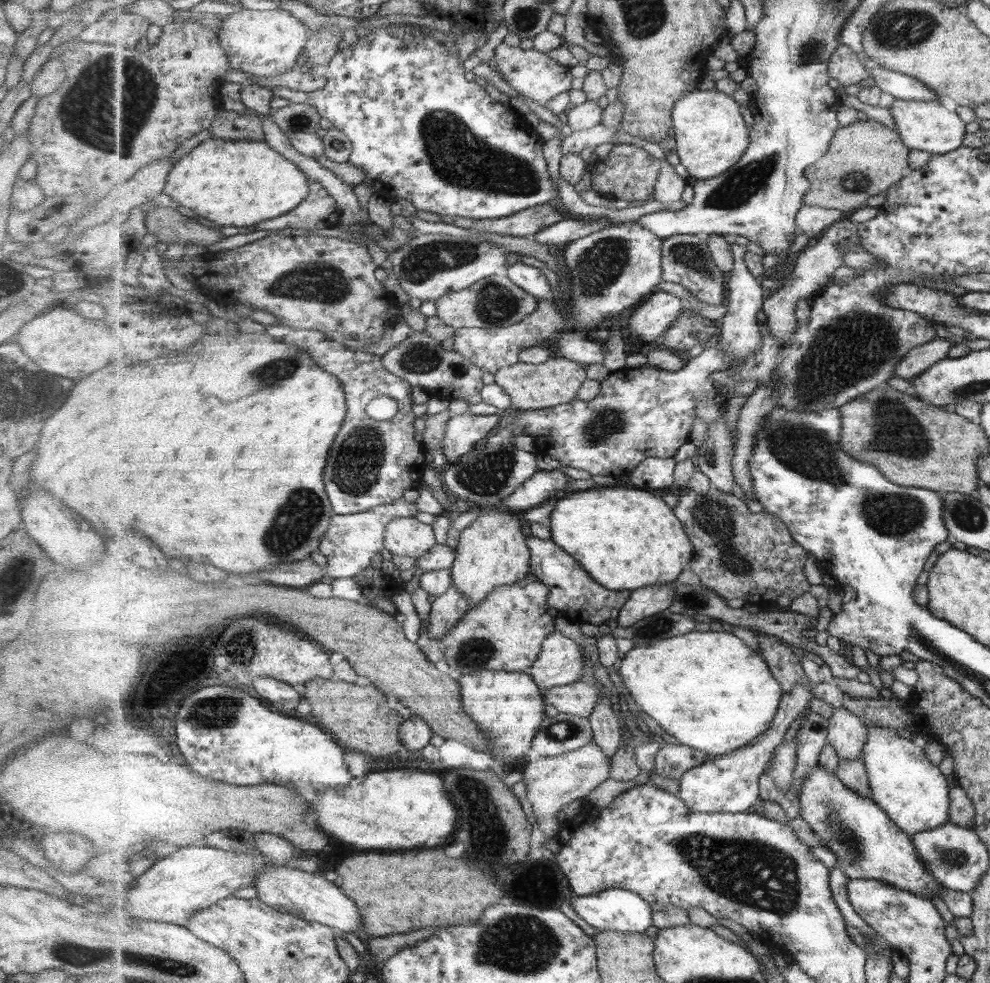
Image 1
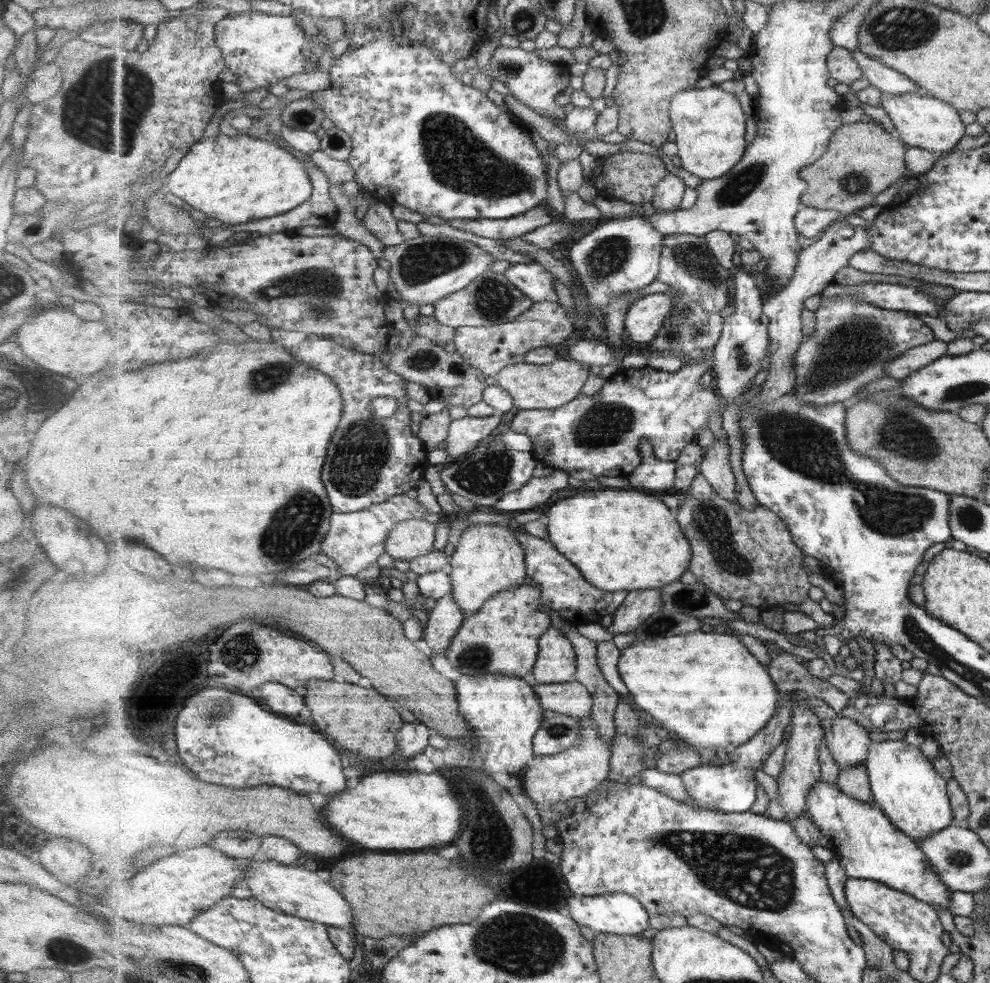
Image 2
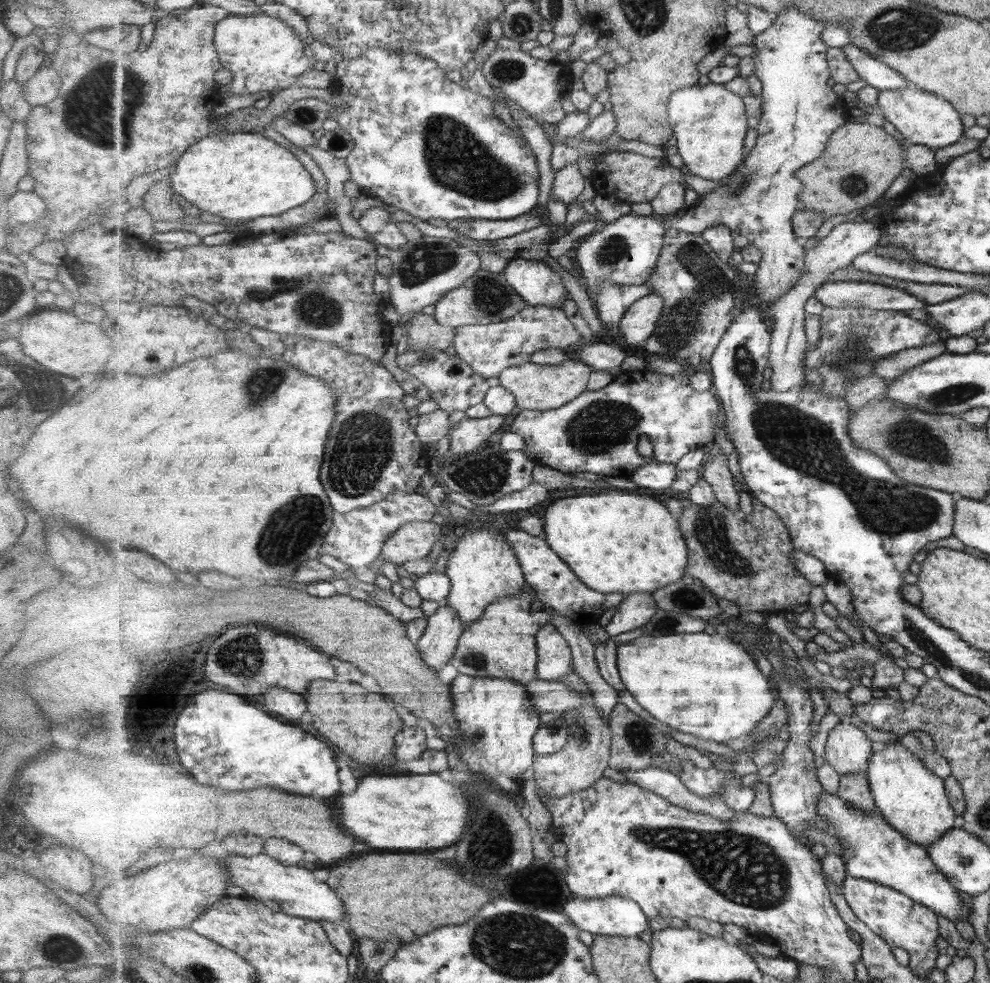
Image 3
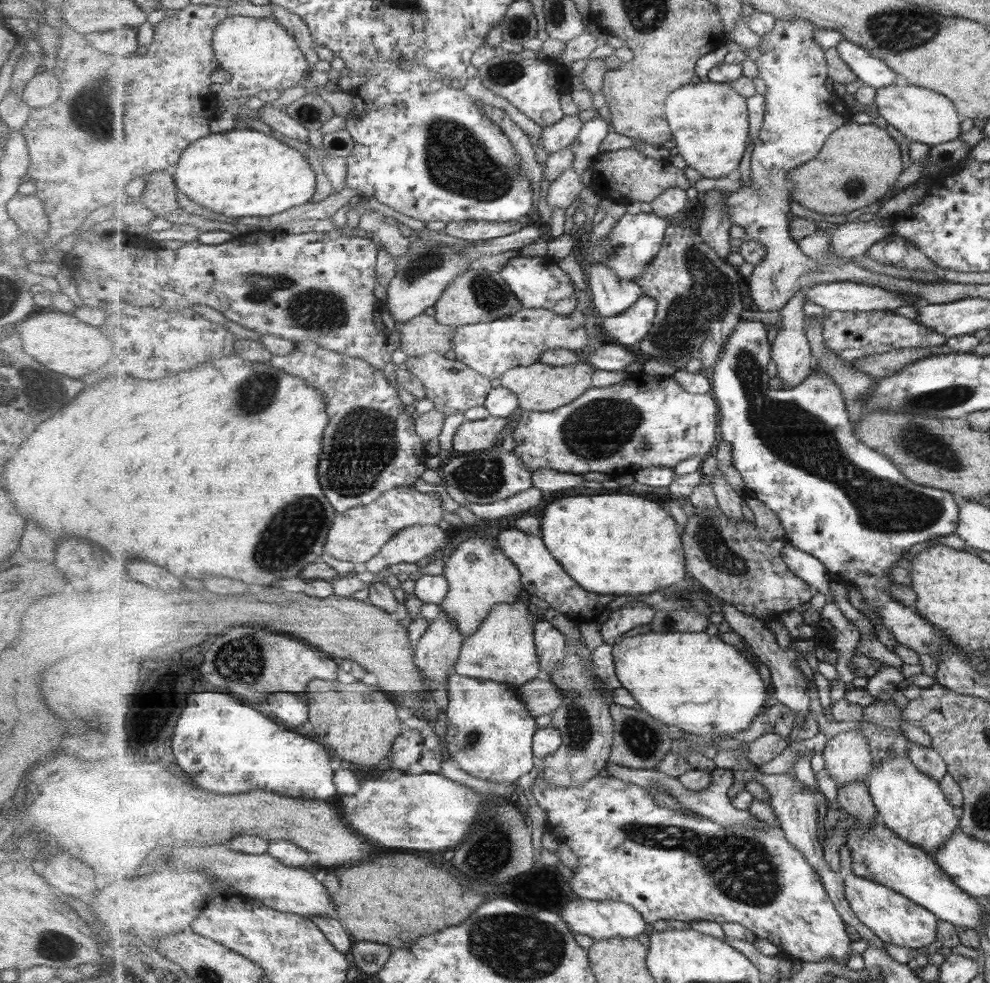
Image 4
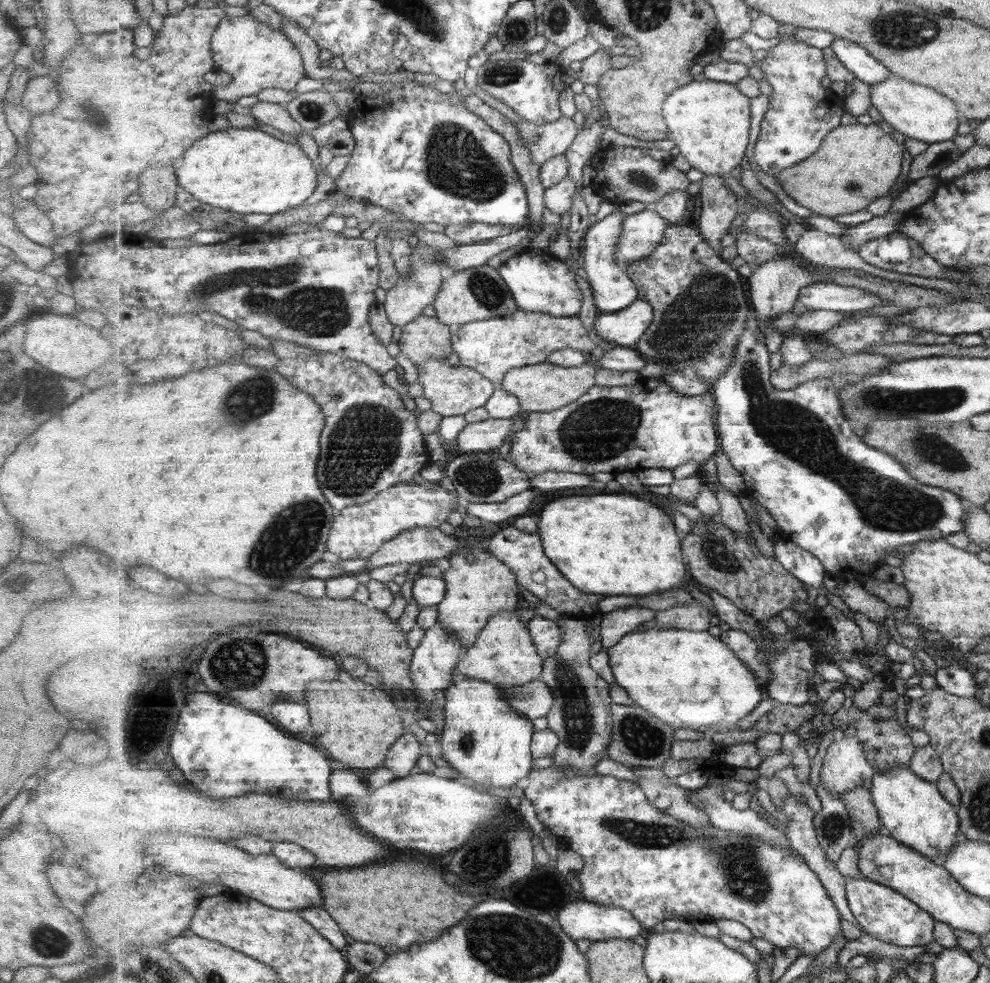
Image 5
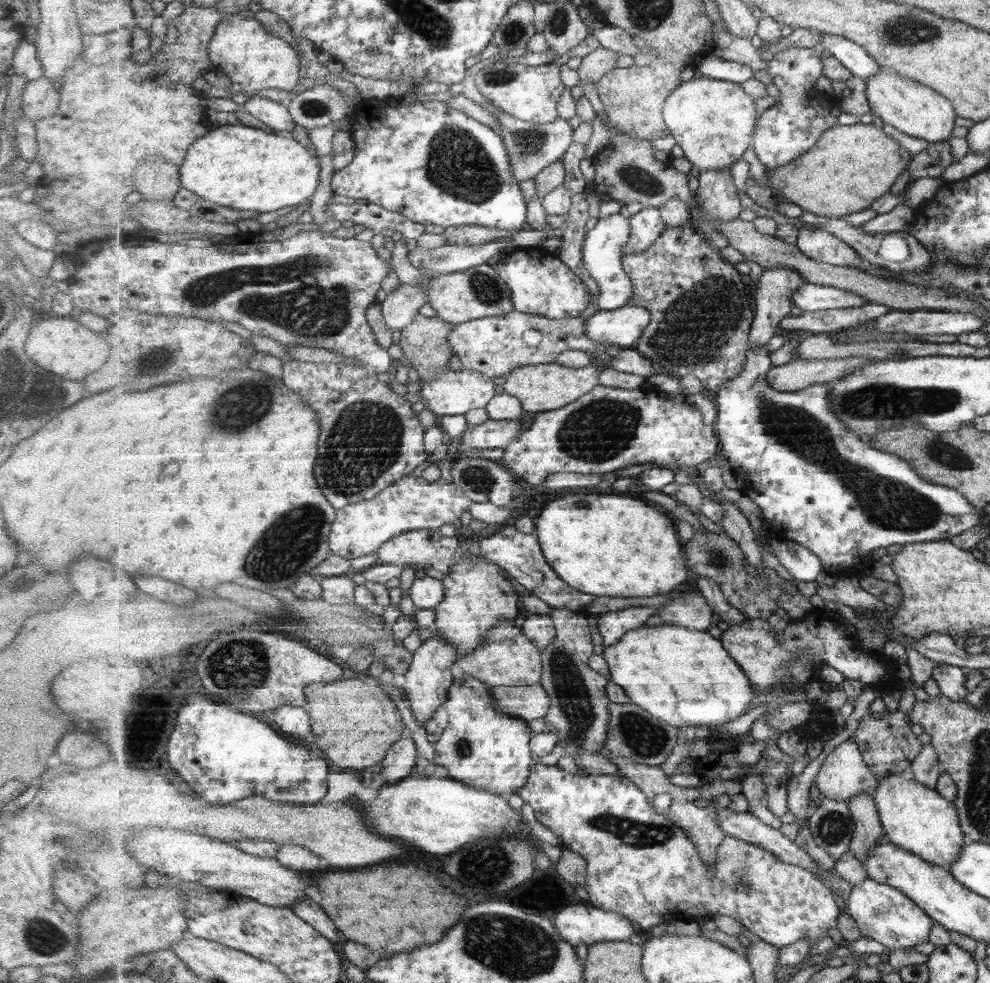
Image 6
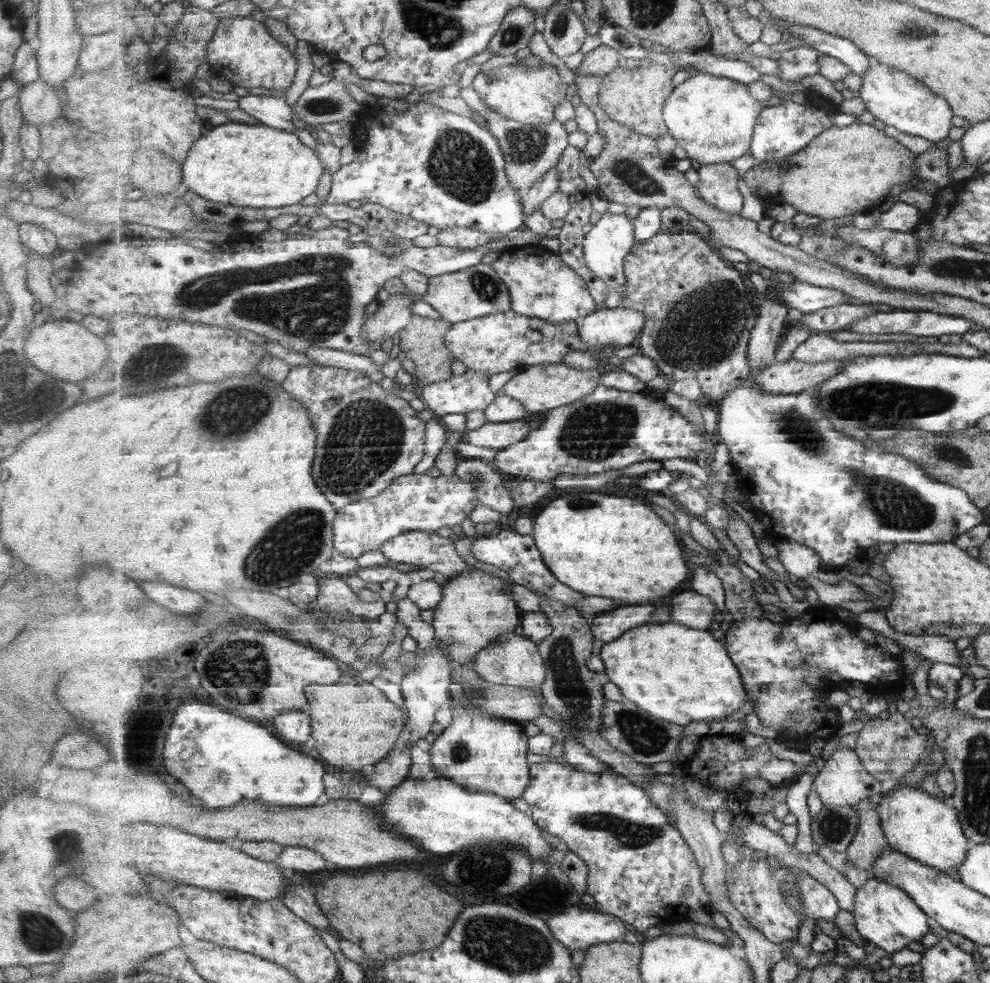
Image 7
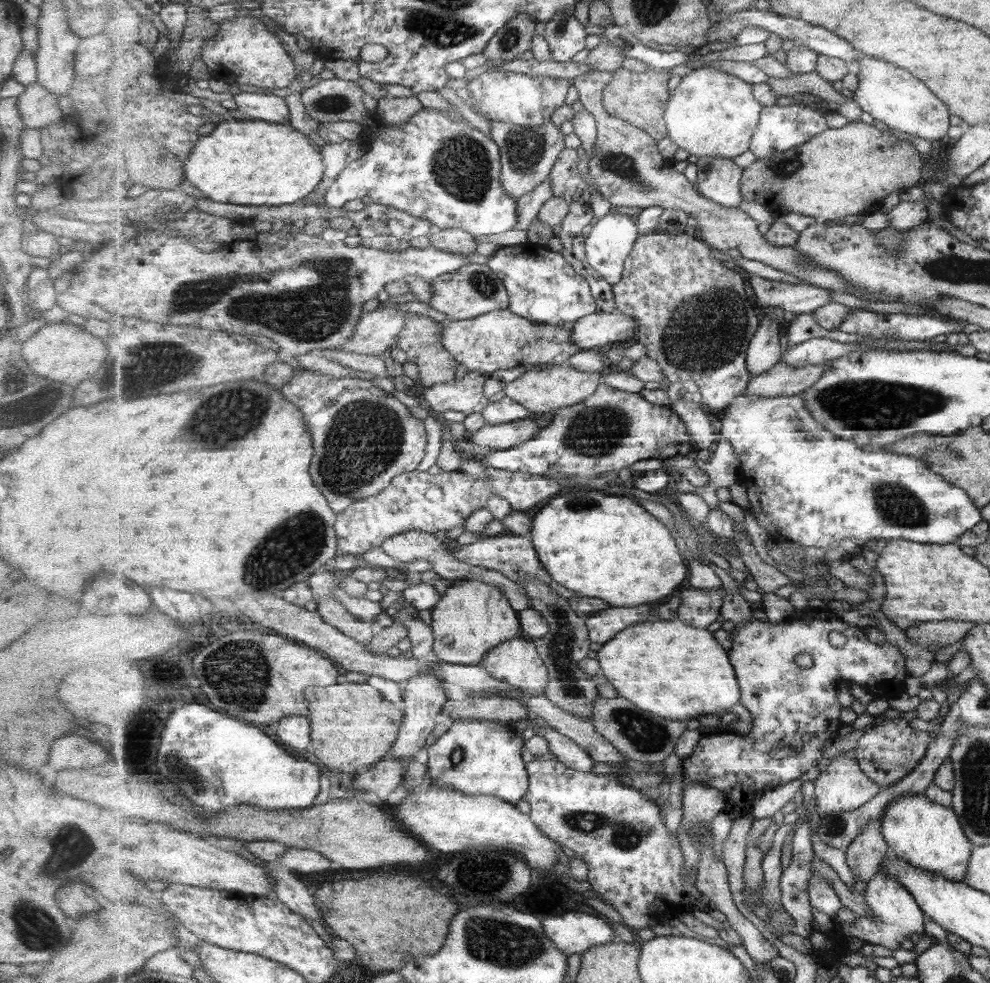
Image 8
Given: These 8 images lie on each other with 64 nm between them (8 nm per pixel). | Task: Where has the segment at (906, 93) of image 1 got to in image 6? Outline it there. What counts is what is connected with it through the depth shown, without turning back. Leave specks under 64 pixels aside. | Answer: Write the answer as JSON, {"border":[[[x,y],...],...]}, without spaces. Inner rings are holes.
{"border":[[[823,33],[821,43],[819,49],[824,54],[835,56],[854,73],[854,76],[867,79],[881,72],[881,64],[875,58],[872,58],[863,46],[856,44],[852,40],[839,35]]]}

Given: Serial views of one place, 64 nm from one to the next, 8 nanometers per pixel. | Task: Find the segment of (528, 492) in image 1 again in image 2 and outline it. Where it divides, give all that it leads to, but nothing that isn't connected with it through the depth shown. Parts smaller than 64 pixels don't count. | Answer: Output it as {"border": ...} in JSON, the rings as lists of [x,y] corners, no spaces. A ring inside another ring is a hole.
{"border":[[[555,470],[551,475],[543,477],[533,477],[523,488],[510,492],[501,497],[486,511],[499,511],[517,514],[519,511],[532,511],[537,509],[540,504],[549,502],[549,498],[555,494],[555,490],[563,490],[571,482],[569,471]]]}

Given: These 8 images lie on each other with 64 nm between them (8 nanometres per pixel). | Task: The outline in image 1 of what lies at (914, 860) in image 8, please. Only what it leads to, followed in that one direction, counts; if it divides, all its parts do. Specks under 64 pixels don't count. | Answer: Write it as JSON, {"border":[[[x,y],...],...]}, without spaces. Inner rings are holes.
{"border":[[[877,723],[867,727],[869,739],[862,759],[870,777],[872,799],[909,835],[949,823],[951,797],[947,775],[929,760],[922,742],[915,744],[903,739],[899,729],[881,727]]]}

